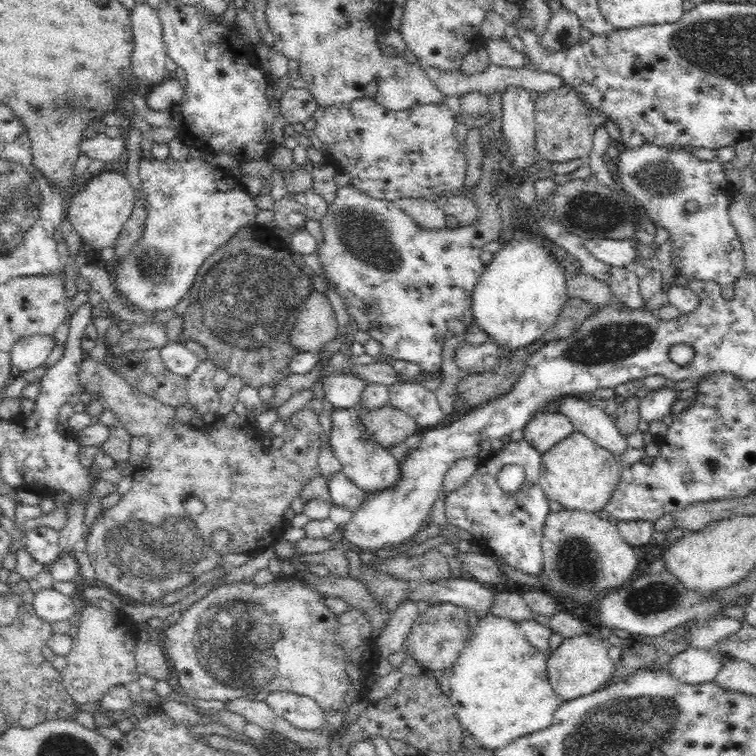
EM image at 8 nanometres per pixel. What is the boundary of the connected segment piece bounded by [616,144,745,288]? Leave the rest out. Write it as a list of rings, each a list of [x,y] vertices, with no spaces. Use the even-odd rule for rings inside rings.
[[[644,144],[636,149],[618,148],[616,152],[617,178],[621,188],[636,198],[656,228],[662,227],[670,233],[670,241],[673,243],[671,265],[675,272],[678,268],[688,281],[714,281],[723,288],[731,285],[744,273],[745,254],[728,214],[729,196],[735,188],[726,178],[723,164],[716,159],[710,162],[699,160],[683,150],[671,151],[669,148],[652,144]]]

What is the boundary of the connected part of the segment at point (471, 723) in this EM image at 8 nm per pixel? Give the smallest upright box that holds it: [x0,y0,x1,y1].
[449,614,562,751]

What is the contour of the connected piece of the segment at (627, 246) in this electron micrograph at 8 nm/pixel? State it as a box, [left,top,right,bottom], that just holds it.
[582,238,639,267]

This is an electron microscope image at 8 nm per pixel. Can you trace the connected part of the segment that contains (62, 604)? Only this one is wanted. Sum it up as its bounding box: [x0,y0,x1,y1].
[34,587,76,623]

